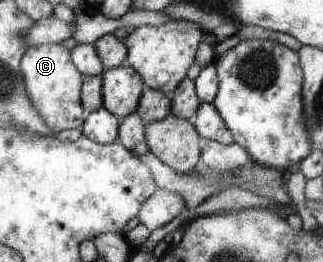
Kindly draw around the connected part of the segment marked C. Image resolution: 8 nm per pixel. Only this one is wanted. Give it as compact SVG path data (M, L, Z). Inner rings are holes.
M62 42L56 44L40 44L30 47L22 57L21 70L25 76L26 90L37 106L37 110L45 116L46 123L54 135L71 128L81 129L88 116L81 102L81 86L84 75L76 67L70 52Z

